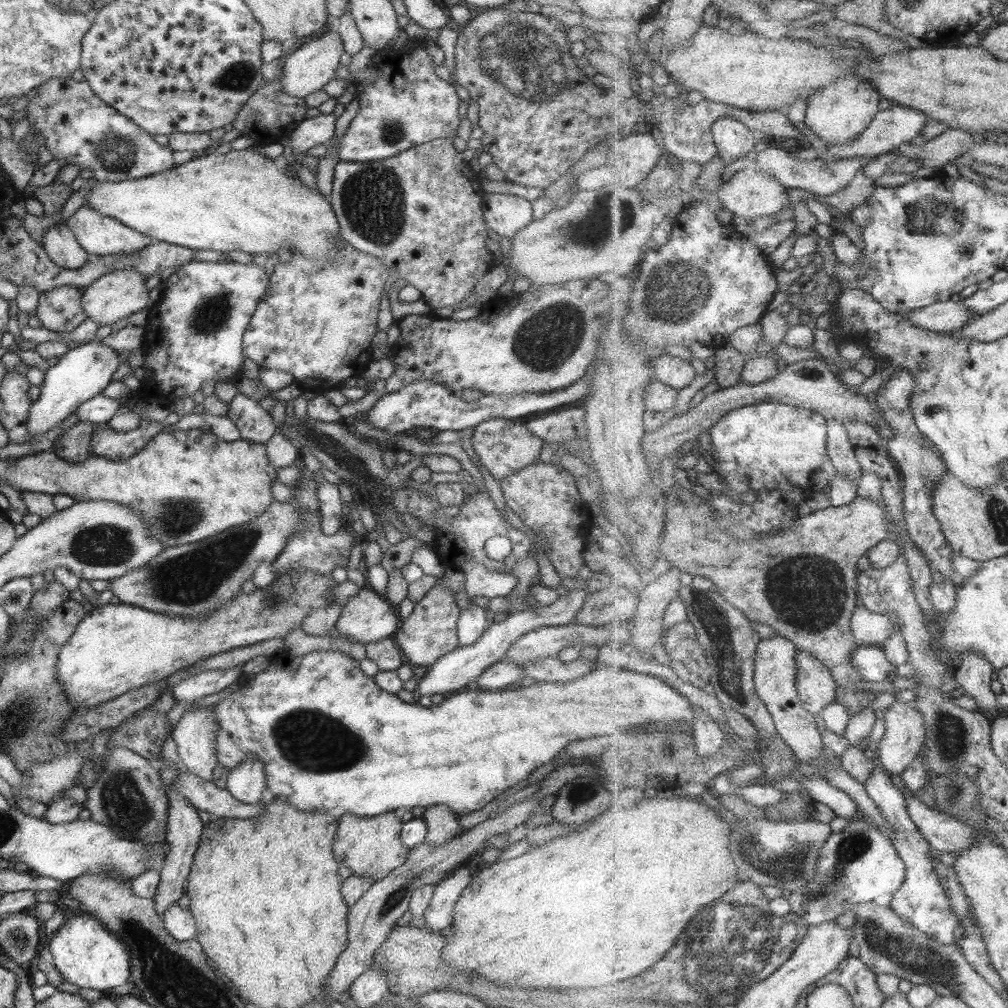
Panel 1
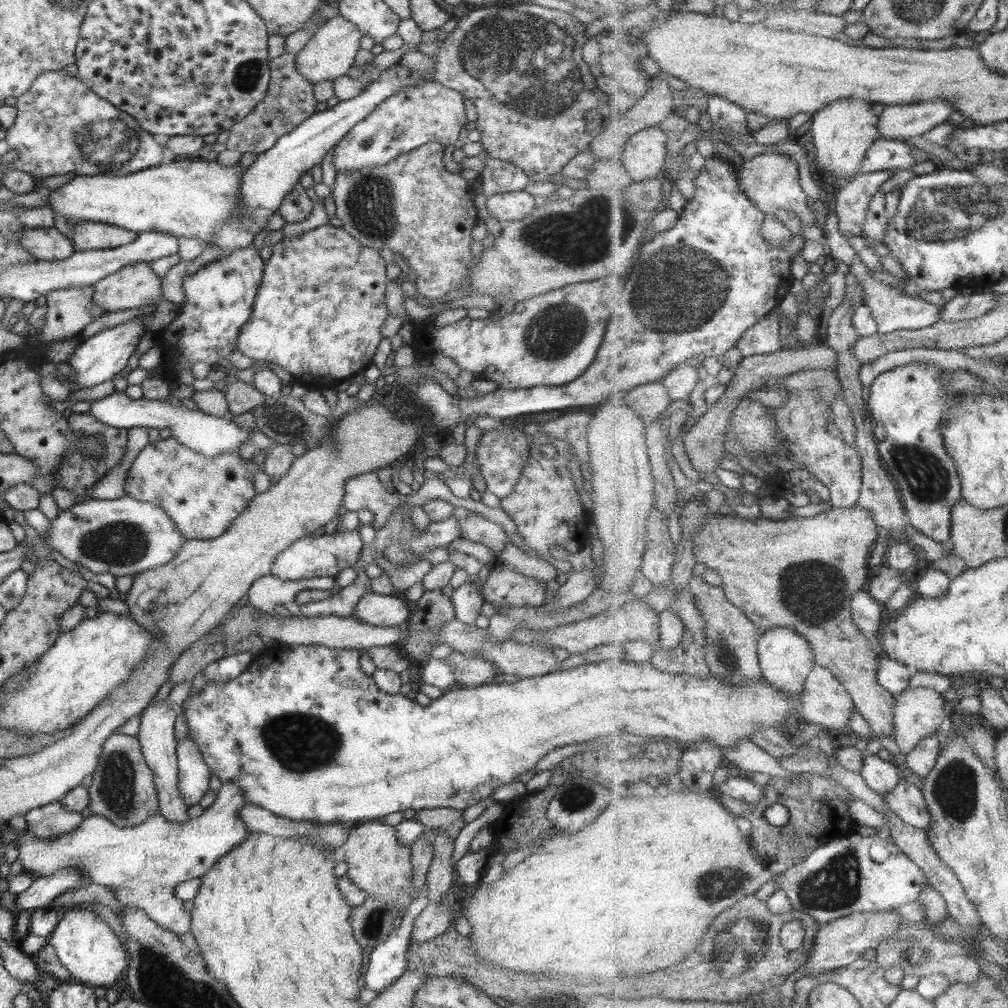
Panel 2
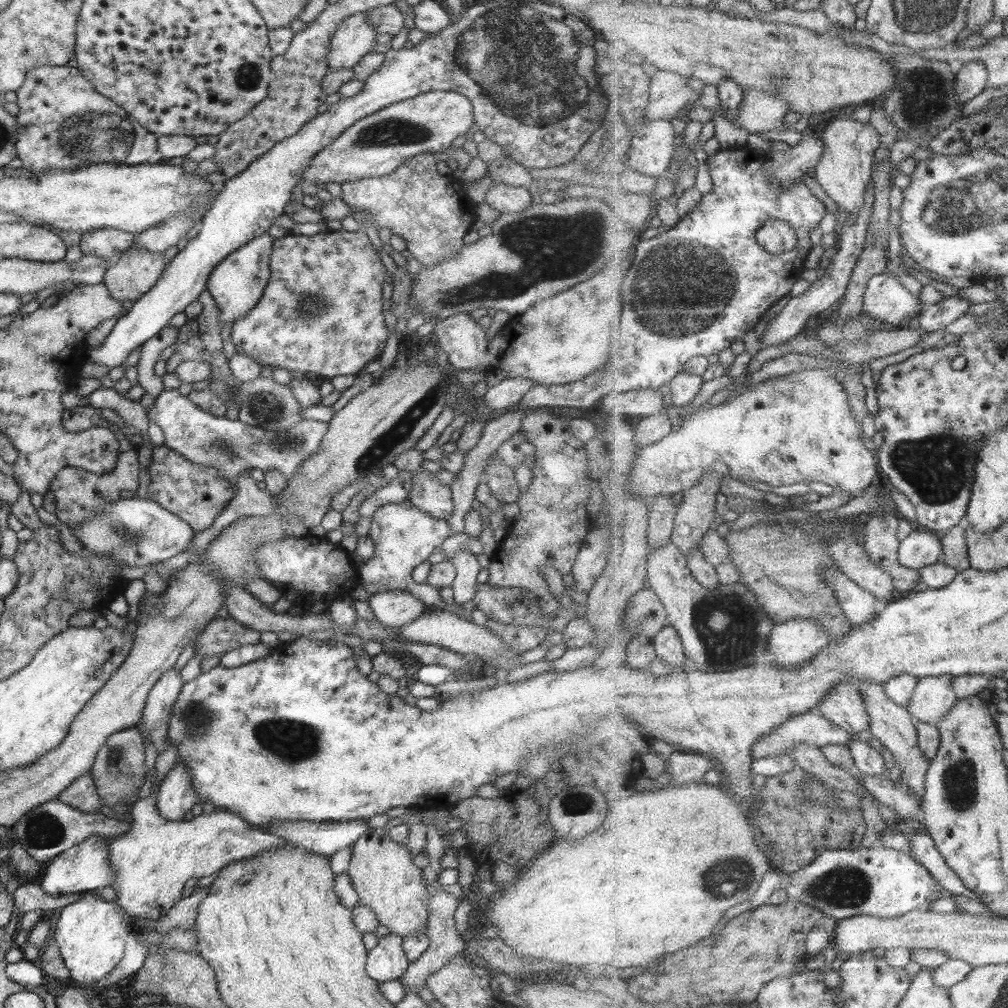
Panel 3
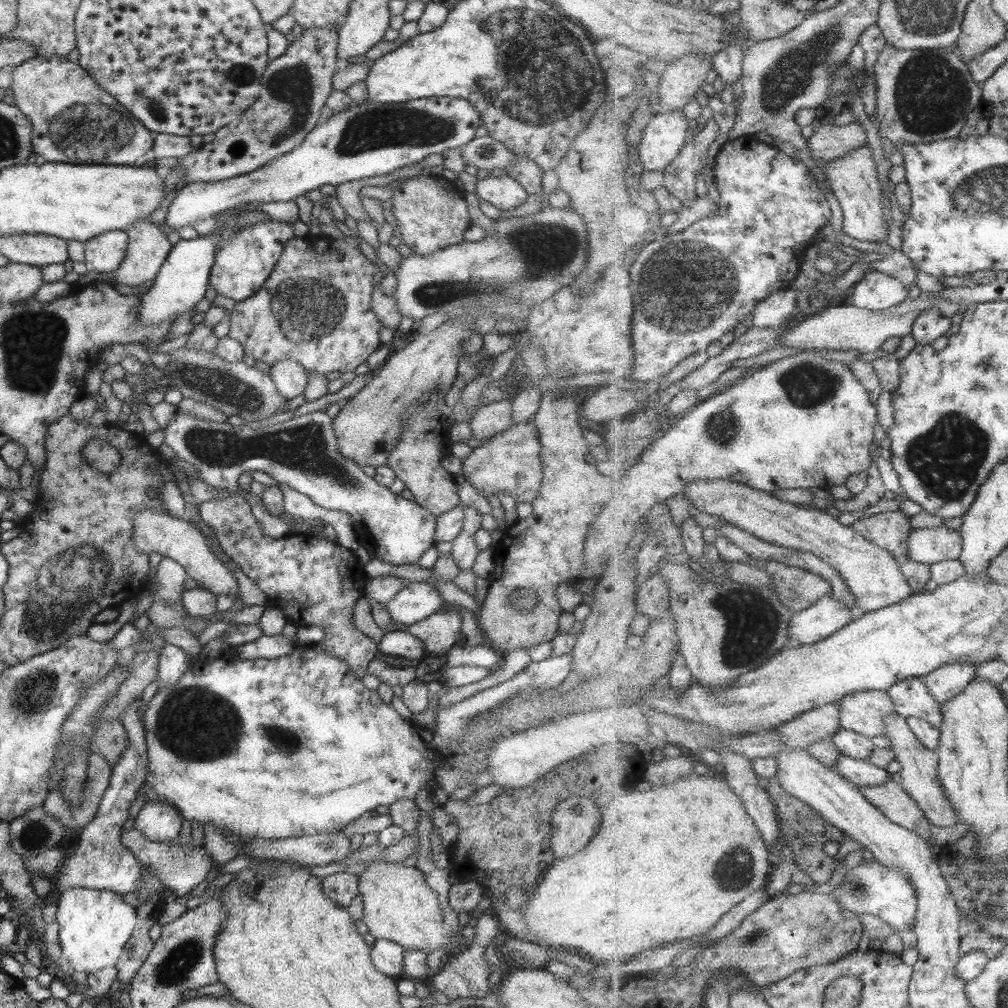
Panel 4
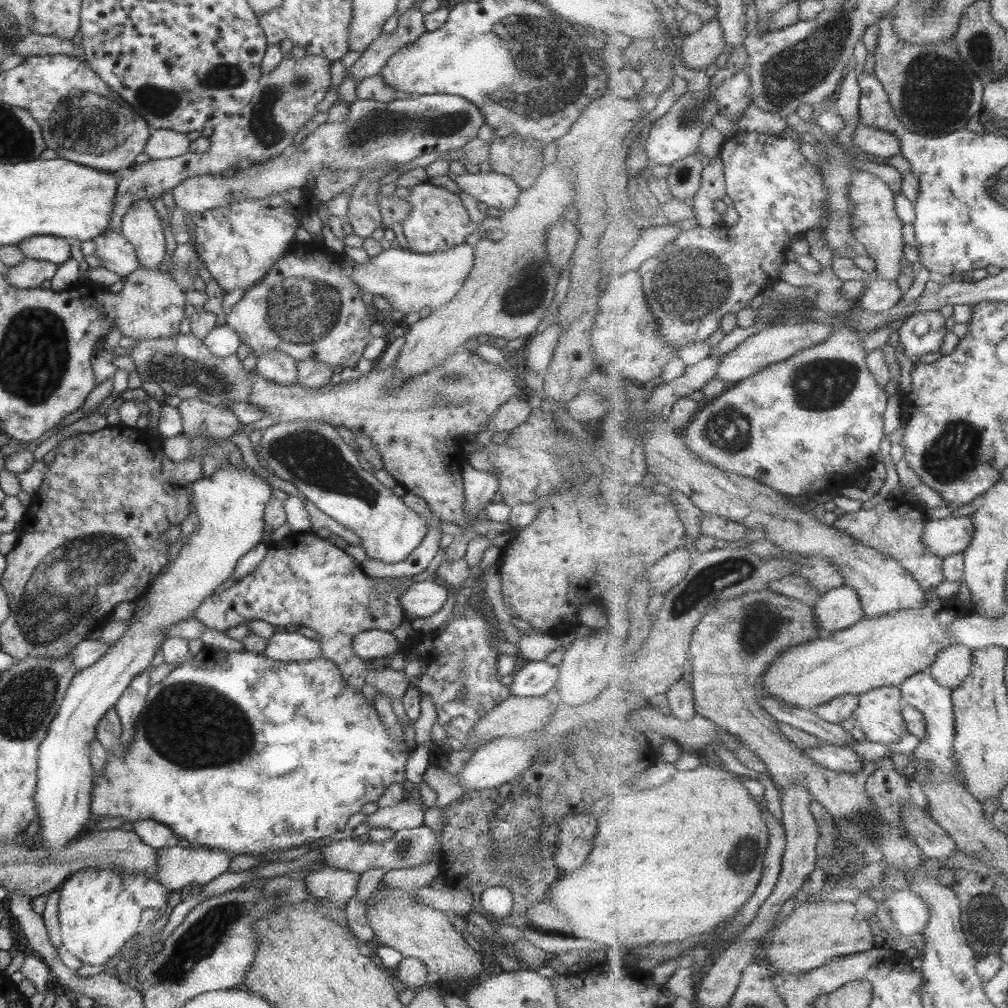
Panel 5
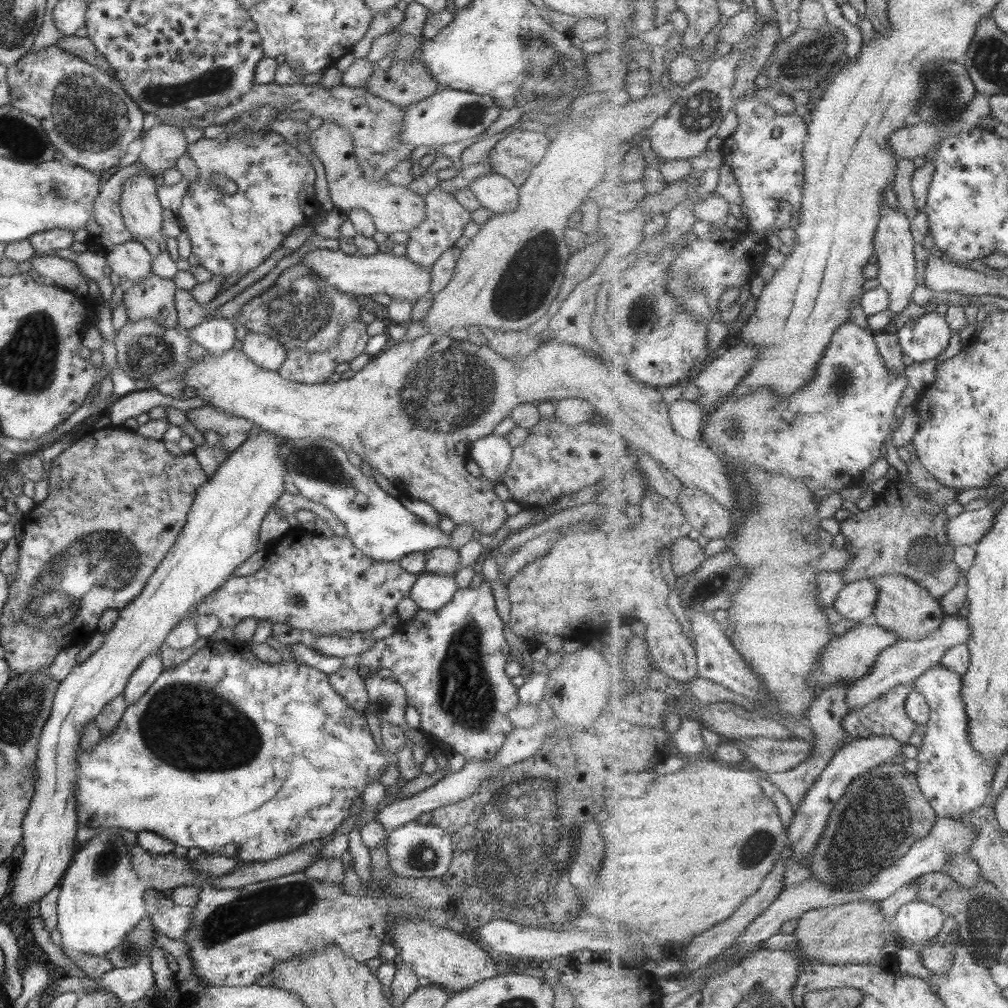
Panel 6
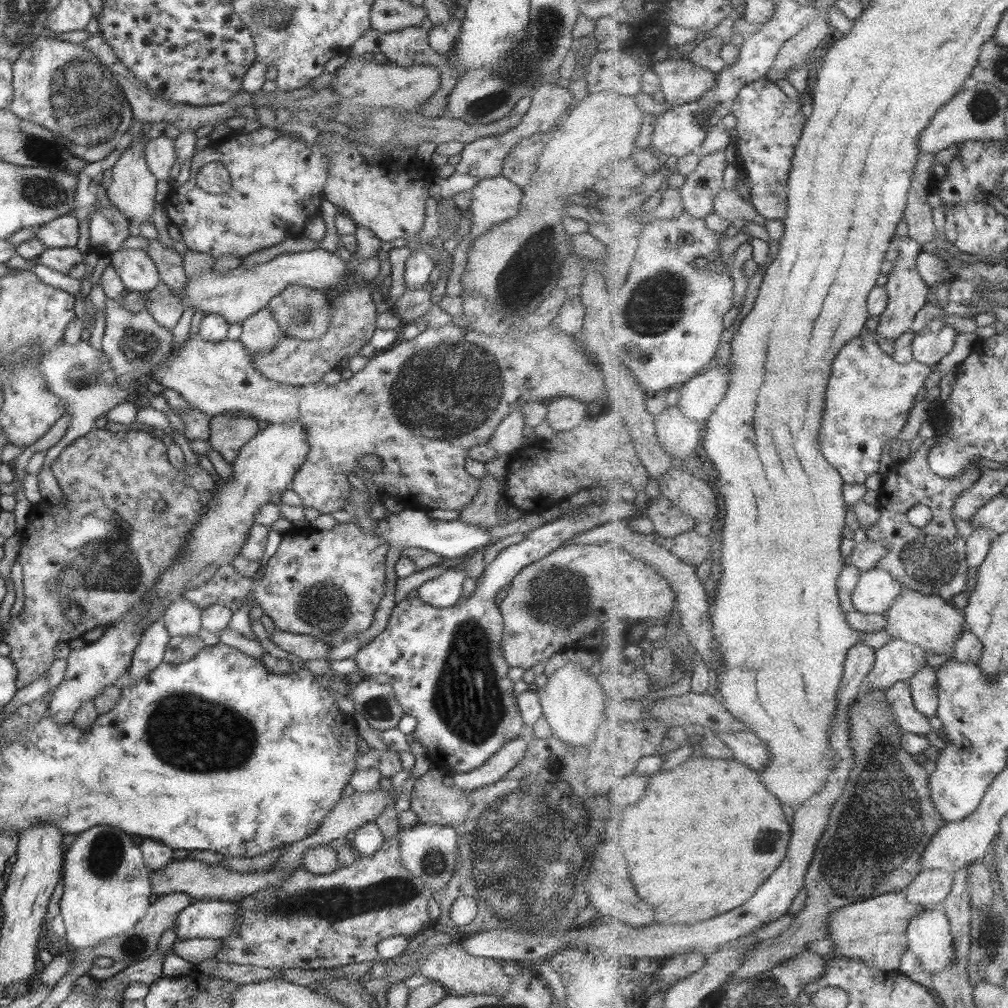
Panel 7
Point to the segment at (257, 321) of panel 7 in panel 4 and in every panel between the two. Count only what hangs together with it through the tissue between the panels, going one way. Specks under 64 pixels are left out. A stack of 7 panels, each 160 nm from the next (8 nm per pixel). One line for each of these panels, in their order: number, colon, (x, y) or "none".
4: (290, 379)
5: (273, 365)
6: (268, 354)

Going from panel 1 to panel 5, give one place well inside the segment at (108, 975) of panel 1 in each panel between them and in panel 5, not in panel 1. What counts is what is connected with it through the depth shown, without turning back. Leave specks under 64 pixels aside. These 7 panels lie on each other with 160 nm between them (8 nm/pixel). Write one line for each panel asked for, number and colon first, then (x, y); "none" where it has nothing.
2: (84, 944)
3: (89, 933)
4: (93, 925)
5: (97, 915)

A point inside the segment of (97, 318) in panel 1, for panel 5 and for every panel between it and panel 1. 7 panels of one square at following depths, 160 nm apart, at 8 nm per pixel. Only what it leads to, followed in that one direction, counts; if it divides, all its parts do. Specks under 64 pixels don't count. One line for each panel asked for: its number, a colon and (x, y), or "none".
2: (132, 286)
3: (131, 274)
4: (147, 248)
5: (140, 225)

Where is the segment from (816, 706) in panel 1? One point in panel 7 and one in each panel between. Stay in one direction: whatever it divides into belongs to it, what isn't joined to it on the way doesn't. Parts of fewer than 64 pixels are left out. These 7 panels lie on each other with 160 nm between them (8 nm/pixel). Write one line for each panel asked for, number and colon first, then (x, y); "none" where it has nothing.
2: (826, 701)
3: (845, 706)
4: (866, 712)
5: (880, 717)
6: (887, 716)
7: (911, 720)

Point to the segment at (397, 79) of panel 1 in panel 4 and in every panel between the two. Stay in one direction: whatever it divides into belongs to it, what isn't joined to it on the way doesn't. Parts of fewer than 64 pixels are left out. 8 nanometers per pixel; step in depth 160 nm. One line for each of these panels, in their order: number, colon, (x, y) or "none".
2: (416, 115)
3: (378, 144)
4: (370, 139)

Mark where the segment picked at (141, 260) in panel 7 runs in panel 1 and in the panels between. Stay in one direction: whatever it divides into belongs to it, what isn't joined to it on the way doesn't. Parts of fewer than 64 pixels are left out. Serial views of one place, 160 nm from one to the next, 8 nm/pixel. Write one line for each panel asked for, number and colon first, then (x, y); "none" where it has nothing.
1: (98, 235)
2: (85, 235)
3: (106, 243)
4: (102, 253)
5: (114, 253)
6: (129, 259)

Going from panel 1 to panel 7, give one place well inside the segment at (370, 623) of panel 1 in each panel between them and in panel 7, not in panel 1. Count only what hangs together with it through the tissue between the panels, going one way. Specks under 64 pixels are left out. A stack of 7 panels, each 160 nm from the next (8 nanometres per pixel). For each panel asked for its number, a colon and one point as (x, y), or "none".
2: (373, 609)
3: (394, 608)
4: (416, 601)
5: (422, 599)
6: (430, 592)
7: (442, 592)

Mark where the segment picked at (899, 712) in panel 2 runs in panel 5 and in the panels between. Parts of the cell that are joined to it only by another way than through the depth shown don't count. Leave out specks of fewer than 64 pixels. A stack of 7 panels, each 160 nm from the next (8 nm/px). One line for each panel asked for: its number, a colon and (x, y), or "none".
3: (934, 697)
4: (945, 683)
5: (953, 664)

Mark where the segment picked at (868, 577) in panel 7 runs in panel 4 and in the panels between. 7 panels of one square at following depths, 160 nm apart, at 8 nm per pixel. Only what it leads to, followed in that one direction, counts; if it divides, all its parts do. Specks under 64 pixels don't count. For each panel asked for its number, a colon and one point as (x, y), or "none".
4: (829, 615)
5: (841, 608)
6: (858, 600)

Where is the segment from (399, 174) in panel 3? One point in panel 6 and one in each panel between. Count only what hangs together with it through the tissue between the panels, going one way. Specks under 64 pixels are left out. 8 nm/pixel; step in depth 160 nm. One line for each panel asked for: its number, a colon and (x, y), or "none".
4: (431, 213)
5: (436, 221)
6: (444, 220)

